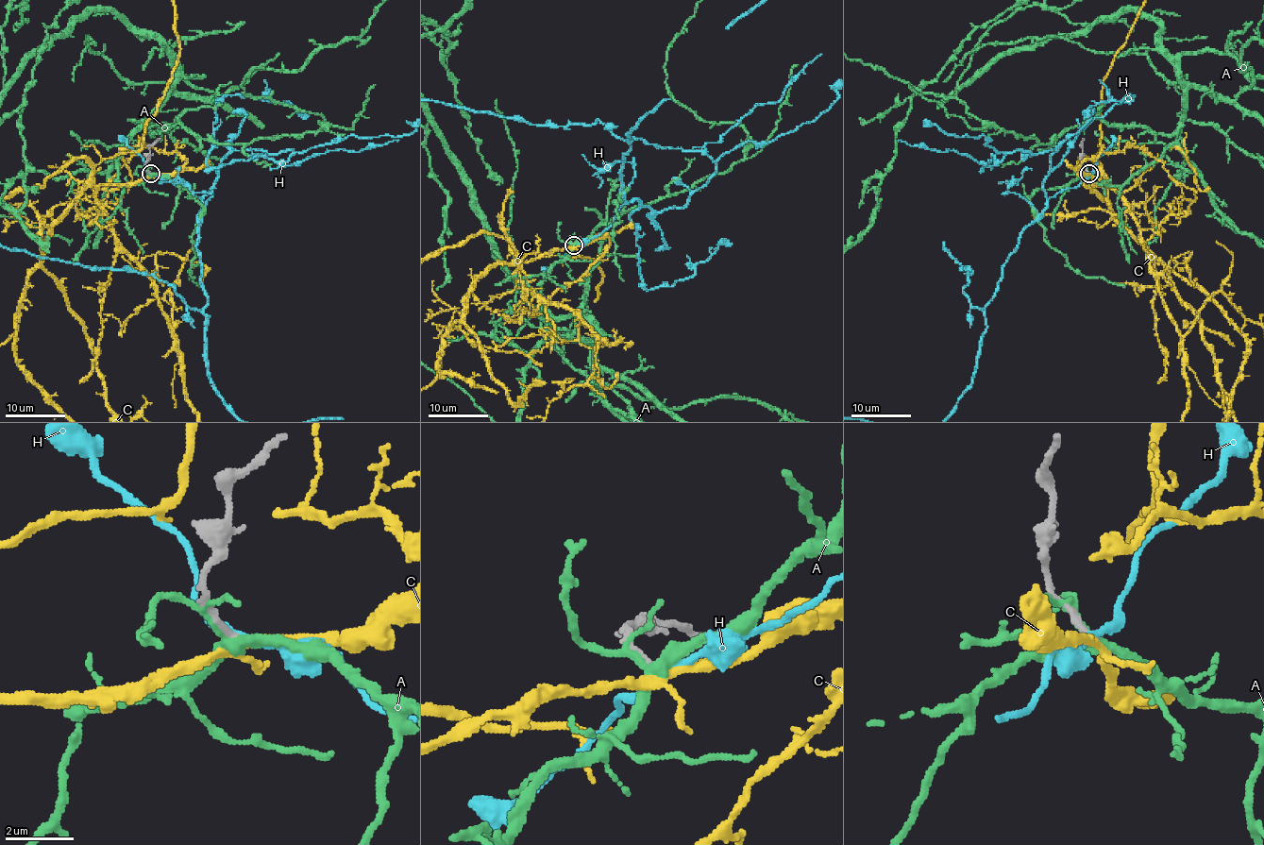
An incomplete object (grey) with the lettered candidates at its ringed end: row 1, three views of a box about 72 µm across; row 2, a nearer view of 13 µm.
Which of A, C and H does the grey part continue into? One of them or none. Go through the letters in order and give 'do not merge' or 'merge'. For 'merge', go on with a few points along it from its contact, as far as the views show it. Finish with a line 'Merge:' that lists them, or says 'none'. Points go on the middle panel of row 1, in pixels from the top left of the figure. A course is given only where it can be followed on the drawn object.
A: do not merge
C: merge
H: do not merge
Merge: C

